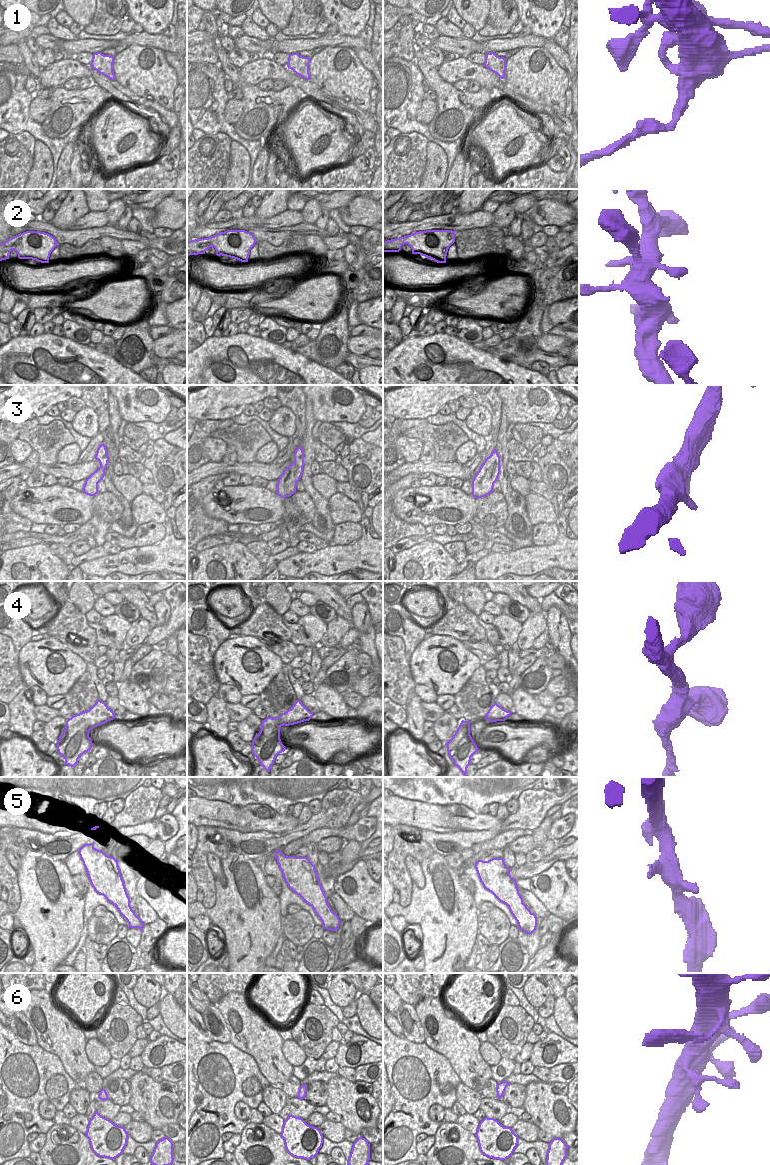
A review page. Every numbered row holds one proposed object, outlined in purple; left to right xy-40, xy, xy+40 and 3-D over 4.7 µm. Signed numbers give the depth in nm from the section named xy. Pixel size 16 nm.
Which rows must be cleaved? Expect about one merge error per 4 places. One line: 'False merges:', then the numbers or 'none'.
False merges: 1.

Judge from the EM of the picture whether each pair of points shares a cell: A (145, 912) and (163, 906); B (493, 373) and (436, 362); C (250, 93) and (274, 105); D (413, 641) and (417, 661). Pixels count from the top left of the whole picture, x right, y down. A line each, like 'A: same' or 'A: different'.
A: different
B: same
C: same
D: different

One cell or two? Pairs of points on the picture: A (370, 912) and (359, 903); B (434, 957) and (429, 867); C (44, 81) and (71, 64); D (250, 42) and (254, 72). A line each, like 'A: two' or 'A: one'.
A: one
B: one
C: one
D: two

